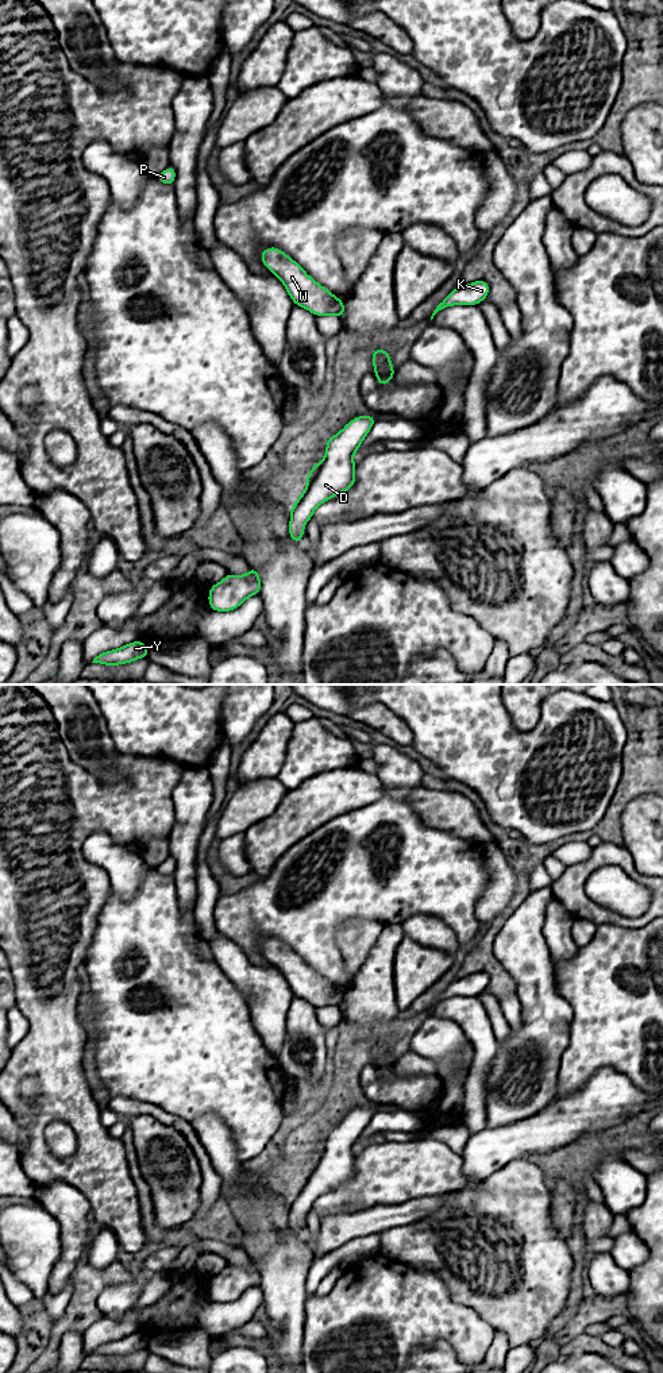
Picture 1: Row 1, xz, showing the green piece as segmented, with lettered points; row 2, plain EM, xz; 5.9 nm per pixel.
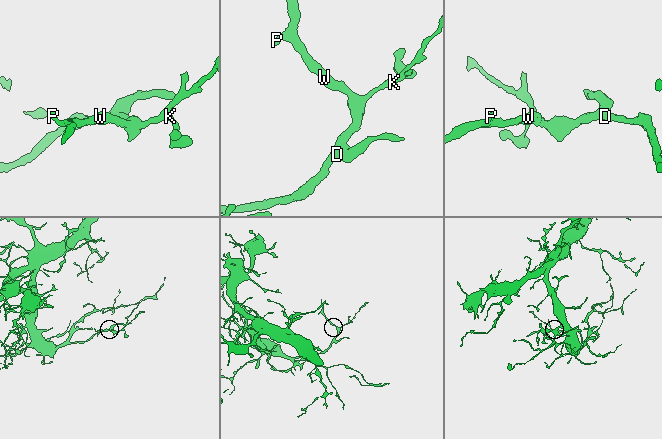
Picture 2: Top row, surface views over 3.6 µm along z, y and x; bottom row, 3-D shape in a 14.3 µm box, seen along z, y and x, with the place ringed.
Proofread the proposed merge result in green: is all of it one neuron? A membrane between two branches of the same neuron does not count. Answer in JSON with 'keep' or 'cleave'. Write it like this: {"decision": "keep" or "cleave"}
{"decision": "keep"}

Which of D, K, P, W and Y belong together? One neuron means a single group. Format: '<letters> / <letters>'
D K P W Y

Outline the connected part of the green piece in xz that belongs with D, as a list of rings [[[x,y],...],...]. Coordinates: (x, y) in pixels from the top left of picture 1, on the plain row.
[[[371,1106],[352,1110],[332,1129],[327,1130],[324,1150],[313,1156],[307,1166],[307,1180],[292,1196],[289,1227],[301,1235],[304,1218],[312,1210],[315,1200],[351,1180],[355,1175],[355,1153],[352,1146],[377,1111]]]

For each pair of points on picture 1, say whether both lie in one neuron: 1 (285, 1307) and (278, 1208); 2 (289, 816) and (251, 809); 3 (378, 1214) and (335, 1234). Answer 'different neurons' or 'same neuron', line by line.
1: same neuron
2: different neurons
3: same neuron

